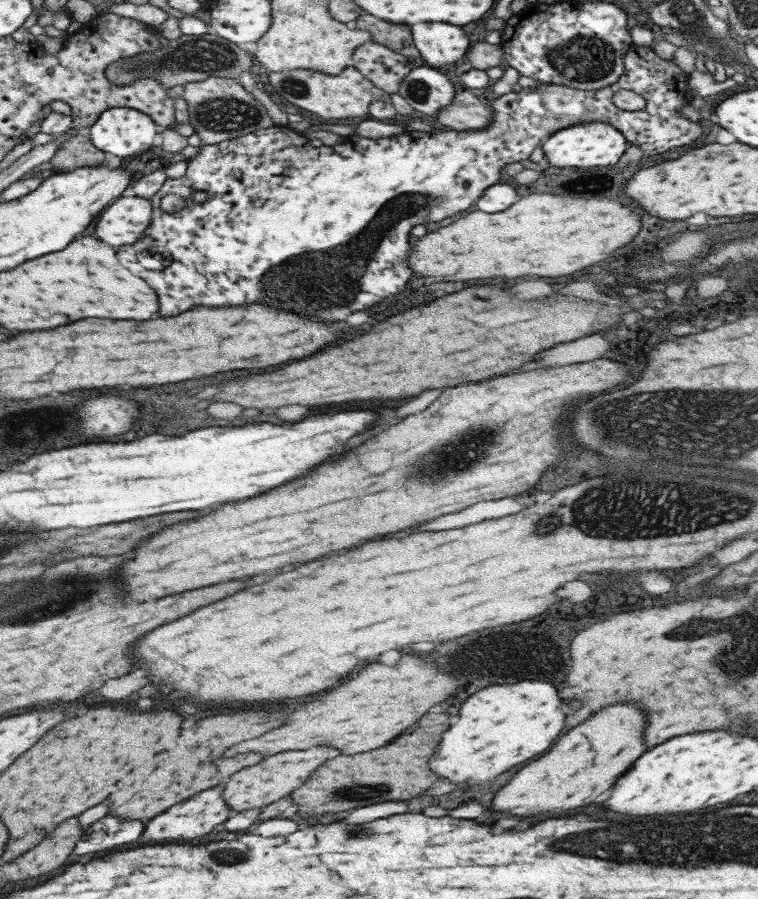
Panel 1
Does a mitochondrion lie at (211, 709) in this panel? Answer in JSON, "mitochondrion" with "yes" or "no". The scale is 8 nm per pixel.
{"mitochondrion":"no"}

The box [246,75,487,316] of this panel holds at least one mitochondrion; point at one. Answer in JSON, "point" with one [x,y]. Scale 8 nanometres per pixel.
{"point":[417,91]}

